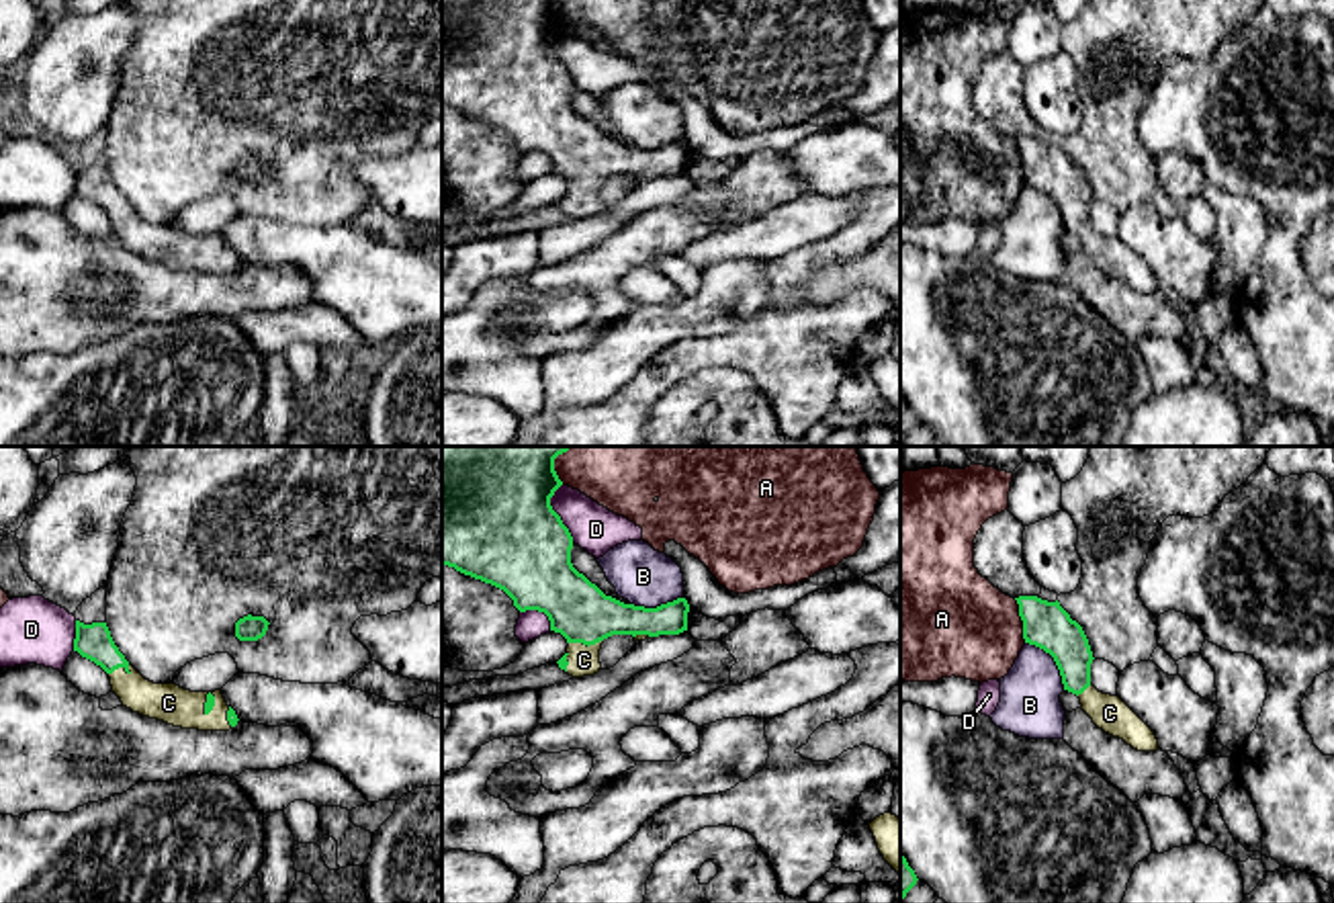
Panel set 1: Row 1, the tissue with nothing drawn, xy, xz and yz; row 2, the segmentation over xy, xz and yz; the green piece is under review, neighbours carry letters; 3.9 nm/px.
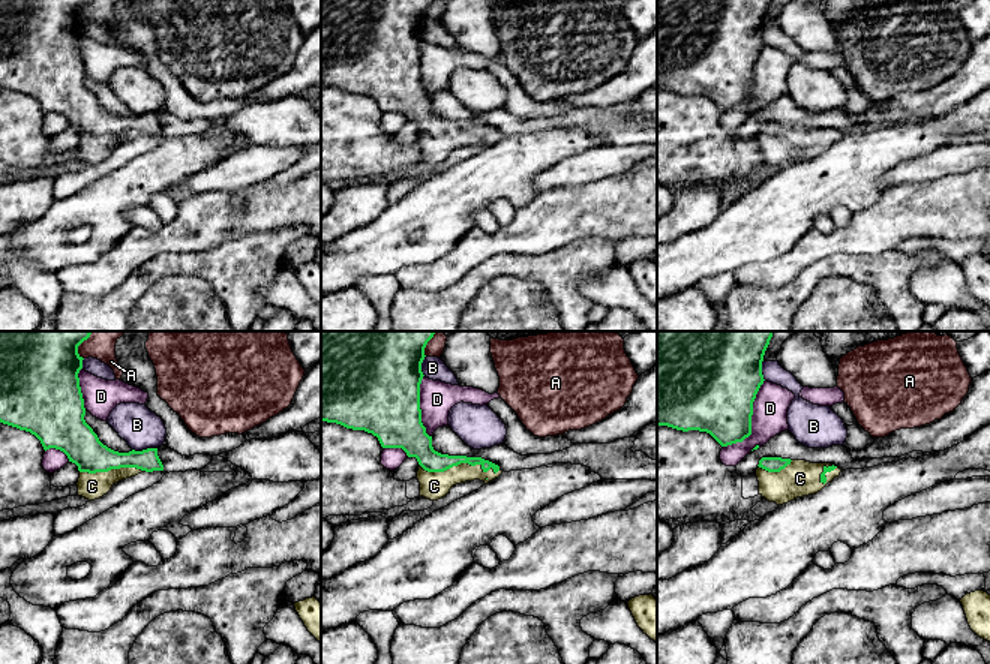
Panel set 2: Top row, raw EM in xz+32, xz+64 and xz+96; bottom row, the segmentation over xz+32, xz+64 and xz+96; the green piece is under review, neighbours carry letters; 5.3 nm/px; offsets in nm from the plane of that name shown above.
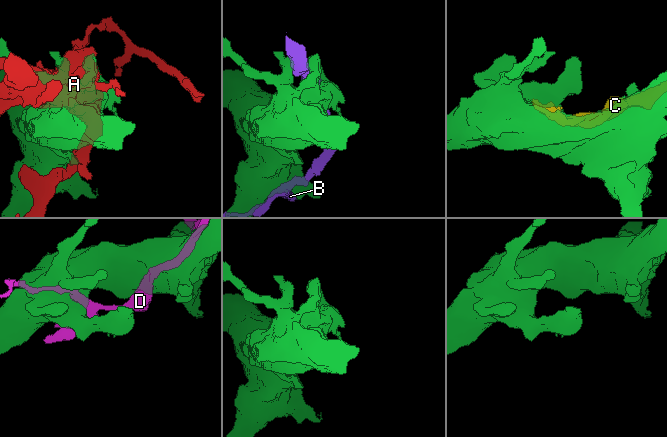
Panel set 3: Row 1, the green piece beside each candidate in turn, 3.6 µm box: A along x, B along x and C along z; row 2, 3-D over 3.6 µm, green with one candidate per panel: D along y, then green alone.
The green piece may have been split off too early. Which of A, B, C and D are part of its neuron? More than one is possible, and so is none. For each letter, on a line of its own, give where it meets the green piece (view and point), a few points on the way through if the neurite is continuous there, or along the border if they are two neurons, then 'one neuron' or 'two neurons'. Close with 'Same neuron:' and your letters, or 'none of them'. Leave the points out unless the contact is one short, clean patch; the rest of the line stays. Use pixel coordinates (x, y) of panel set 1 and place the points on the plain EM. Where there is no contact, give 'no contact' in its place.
A: meets green in yz at (1021, 160); two neurons
B: meets green in yz at (1054, 201); two neurons
C: meets green in xz at (586, 185); one neuron
D: meets green in xz at (555, 54); two neurons
Same neuron: C

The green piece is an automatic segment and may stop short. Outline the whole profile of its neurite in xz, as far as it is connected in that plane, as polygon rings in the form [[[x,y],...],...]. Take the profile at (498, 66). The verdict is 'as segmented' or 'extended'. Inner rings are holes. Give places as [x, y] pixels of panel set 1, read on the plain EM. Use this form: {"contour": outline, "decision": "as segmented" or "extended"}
{"contour": [[[442,0],[442,106],[503,131],[520,154],[544,154],[550,172],[569,184],[559,209],[583,219],[599,213],[599,190],[612,176],[644,182],[687,172],[690,145],[624,145],[579,115],[571,104],[573,78],[550,47],[561,27],[554,0]]], "decision": "extended"}

